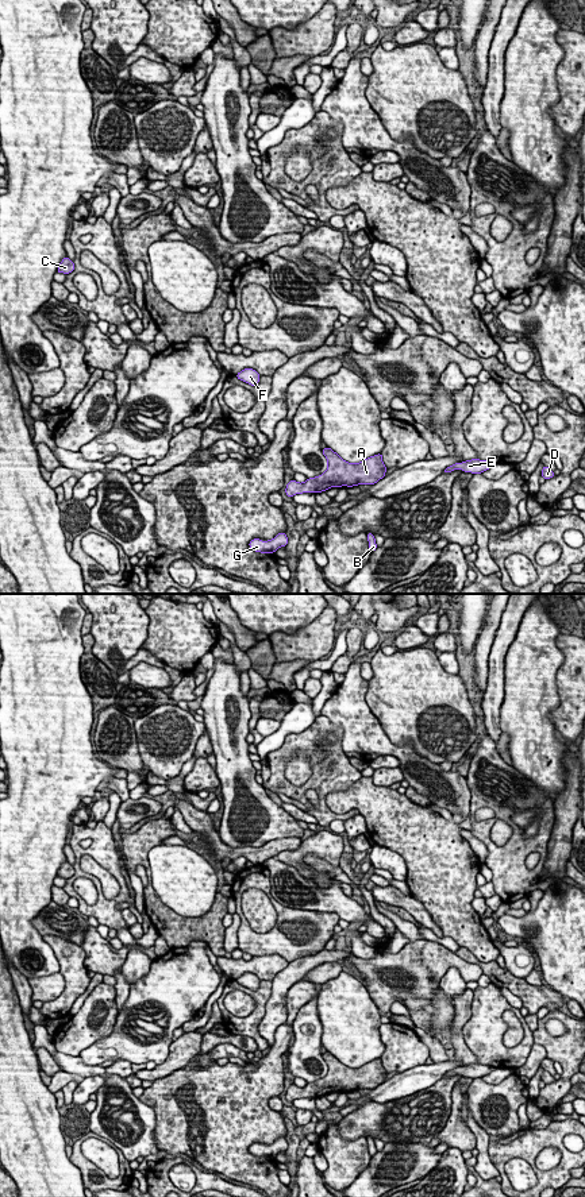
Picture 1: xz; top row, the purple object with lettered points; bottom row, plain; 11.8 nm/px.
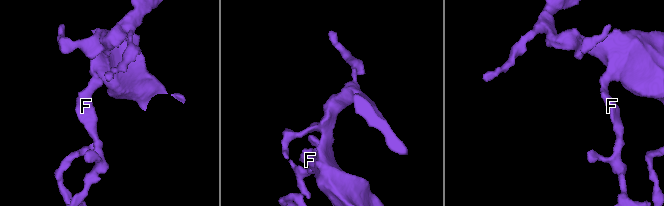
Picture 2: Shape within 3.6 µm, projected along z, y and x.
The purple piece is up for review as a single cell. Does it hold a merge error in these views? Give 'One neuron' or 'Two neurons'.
One neuron

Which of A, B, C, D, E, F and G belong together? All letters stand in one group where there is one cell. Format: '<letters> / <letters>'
A B C D E F G

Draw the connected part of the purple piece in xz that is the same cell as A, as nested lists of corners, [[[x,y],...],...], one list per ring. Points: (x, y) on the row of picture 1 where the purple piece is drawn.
[[[326,447],[322,449],[327,459],[327,470],[315,478],[303,483],[290,480],[286,484],[285,494],[293,497],[303,493],[322,493],[330,487],[353,487],[358,484],[374,484],[385,476],[386,467],[382,462],[382,453],[363,459],[354,464],[343,460],[336,452]]]

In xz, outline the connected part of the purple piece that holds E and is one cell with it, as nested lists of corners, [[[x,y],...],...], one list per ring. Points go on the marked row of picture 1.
[[[472,459],[472,460],[466,460],[466,462],[462,462],[462,463],[455,463],[450,467],[447,467],[443,474],[447,474],[447,472],[451,472],[454,470],[462,470],[465,472],[477,472],[477,474],[481,474],[486,470],[489,470],[490,467],[493,467],[494,463],[492,462],[486,462],[486,460],[480,460],[480,459]]]

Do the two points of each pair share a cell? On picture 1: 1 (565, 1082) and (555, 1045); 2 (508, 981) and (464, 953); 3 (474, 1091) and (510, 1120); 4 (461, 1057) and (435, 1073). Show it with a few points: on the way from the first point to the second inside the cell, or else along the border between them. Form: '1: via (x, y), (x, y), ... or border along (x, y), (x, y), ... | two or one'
1: via (566, 1073), (565, 1054) | one
2: via (497, 975), (474, 960) | one
3: via (488, 1093), (503, 1095), (510, 1107) | one
4: border along (454, 1058), (462, 1065) | two

